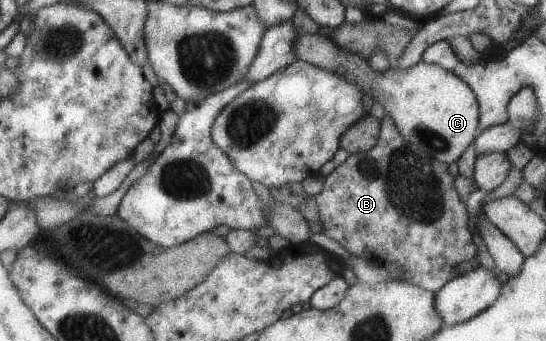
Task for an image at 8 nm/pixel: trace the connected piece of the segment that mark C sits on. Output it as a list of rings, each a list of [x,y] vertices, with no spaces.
[[[320,32],[299,35],[292,48],[299,60],[322,70],[334,70],[354,82],[363,95],[370,94],[390,114],[402,137],[430,160],[449,166],[457,162],[464,150],[480,135],[480,108],[474,92],[462,78],[439,65],[421,61],[406,70],[390,67],[386,72],[376,72],[368,66],[368,59],[344,50]]]

